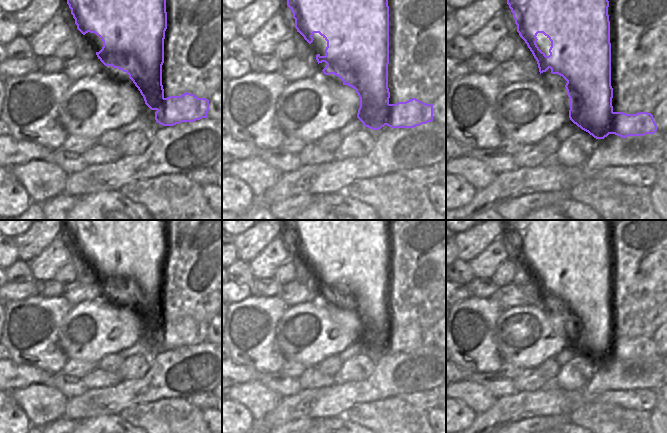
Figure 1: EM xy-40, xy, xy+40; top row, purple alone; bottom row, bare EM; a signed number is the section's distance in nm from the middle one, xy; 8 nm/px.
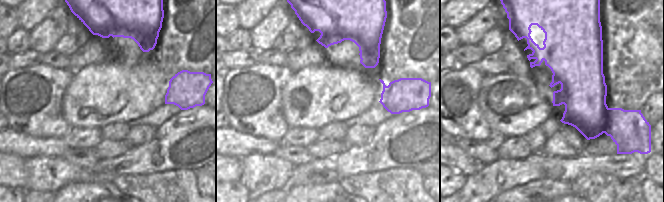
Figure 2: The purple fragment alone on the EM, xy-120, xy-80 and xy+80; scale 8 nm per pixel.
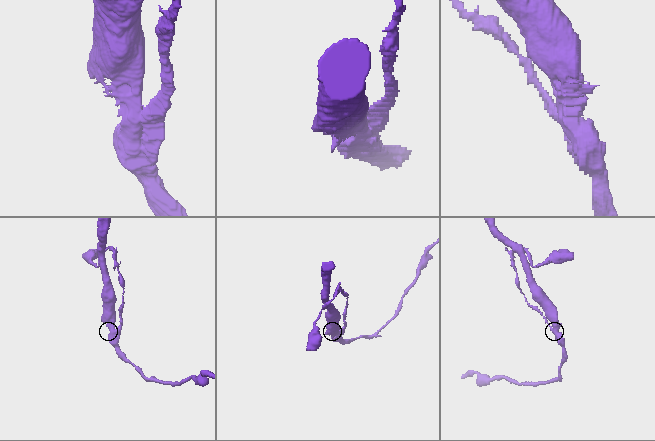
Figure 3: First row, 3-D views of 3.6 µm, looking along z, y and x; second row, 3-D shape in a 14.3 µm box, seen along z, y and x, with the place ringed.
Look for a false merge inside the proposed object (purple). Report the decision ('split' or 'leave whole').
split

